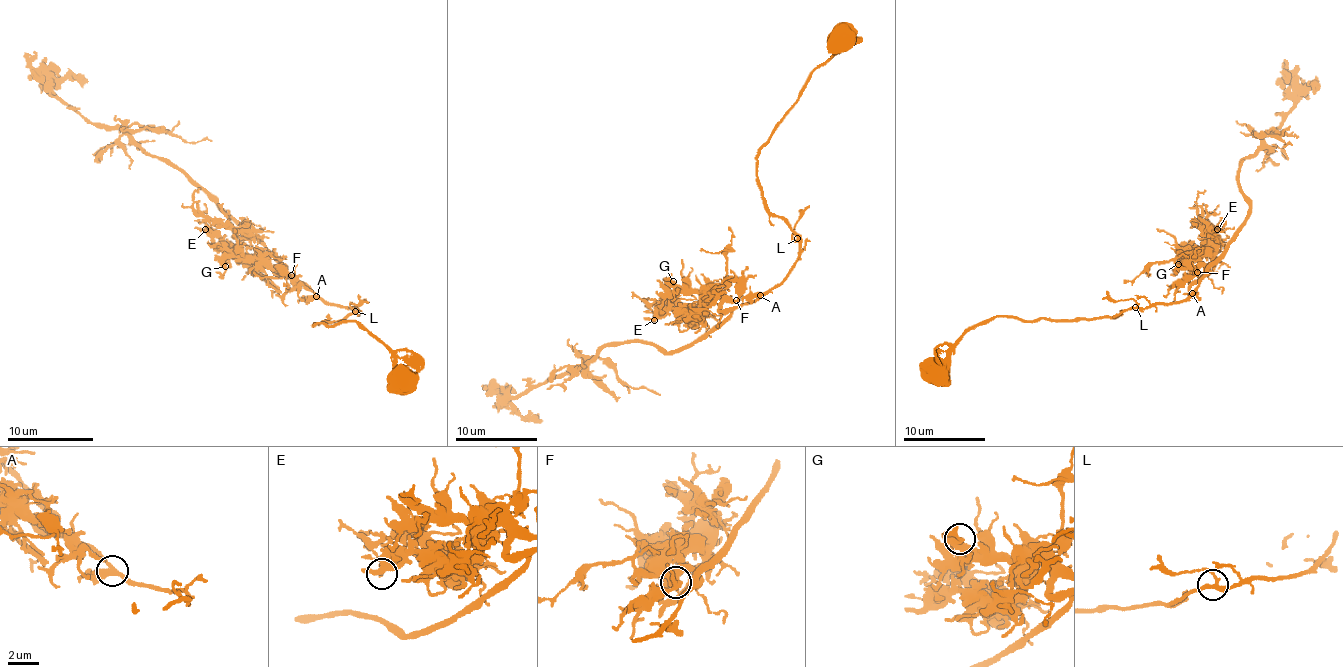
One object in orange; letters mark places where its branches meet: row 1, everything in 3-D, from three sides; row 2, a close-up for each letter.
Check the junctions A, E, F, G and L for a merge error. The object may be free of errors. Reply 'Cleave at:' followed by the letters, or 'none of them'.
Cleave at: none of them

